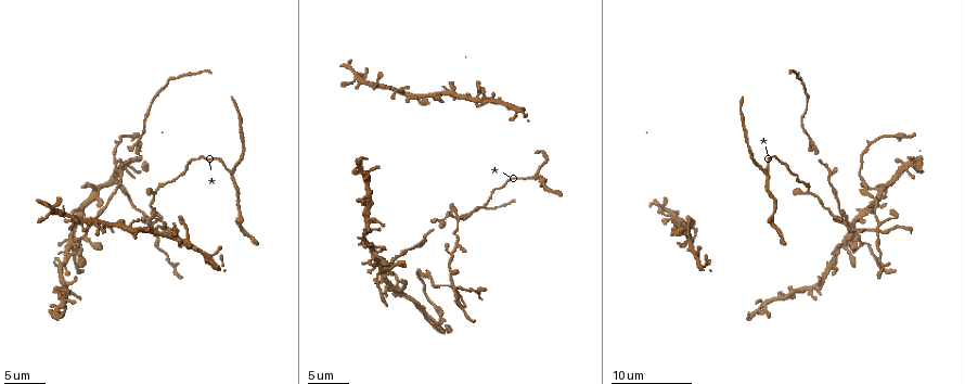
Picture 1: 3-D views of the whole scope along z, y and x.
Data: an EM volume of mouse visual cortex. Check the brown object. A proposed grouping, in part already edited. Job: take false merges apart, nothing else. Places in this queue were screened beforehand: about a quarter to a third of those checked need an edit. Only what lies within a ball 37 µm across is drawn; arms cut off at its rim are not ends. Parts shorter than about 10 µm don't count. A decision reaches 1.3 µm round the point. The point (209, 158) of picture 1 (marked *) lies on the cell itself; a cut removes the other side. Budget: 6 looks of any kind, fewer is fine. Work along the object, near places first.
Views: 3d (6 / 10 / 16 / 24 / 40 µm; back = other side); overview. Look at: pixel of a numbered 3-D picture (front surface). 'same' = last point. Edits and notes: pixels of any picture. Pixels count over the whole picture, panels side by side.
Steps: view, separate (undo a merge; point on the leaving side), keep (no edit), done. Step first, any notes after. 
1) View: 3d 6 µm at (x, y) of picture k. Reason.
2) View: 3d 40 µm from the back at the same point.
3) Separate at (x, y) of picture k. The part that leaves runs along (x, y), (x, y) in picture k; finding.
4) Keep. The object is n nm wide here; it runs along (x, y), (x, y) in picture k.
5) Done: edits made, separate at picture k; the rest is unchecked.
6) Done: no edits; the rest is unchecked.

View: 3d 16 µm at (806, 193) of picture 1. Thick turns thin.

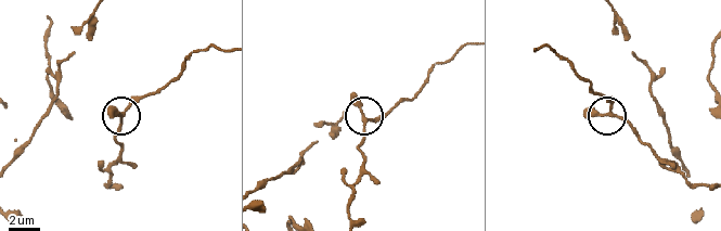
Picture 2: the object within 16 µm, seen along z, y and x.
View: 3d 16 µm from the back at (121, 112) of picture 2. Other side.

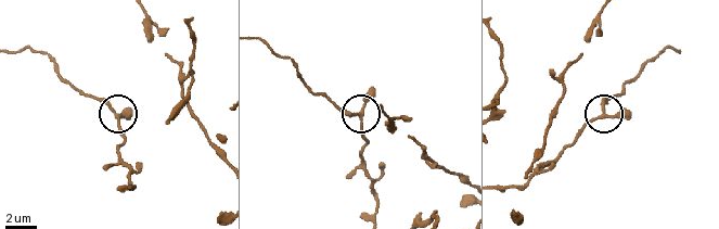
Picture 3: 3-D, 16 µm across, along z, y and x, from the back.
Keep. 3 arms meet here; it runs along (257, 39), (291, 62), (310, 89), (359, 114), (367, 142) in picture 3; one cell here.

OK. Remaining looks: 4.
View: 3d 16 µm at (453, 289) of picture 1. Four or more arms meet.

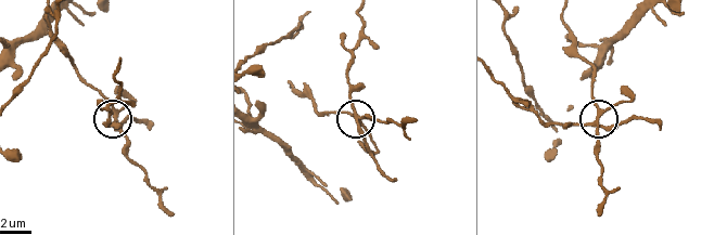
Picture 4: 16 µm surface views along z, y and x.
View: 3d 6 µm at (113, 119) of picture 4.

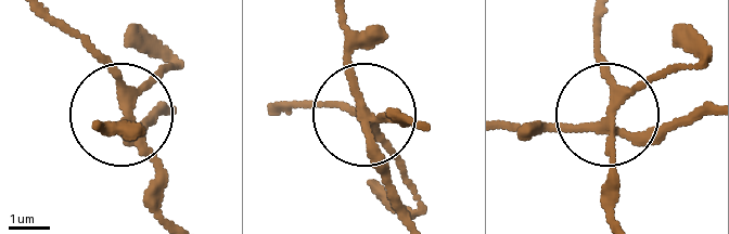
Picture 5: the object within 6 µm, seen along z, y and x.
Separate at (155, 180) of picture 5. 5 arms meet here; the part that leaves runs along (604, 122), (611, 85), (595, 12) in picture 5; a second cell is stuck on.

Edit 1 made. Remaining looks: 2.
Done: edits made, separate at picture 5; the rest is unchecked.

